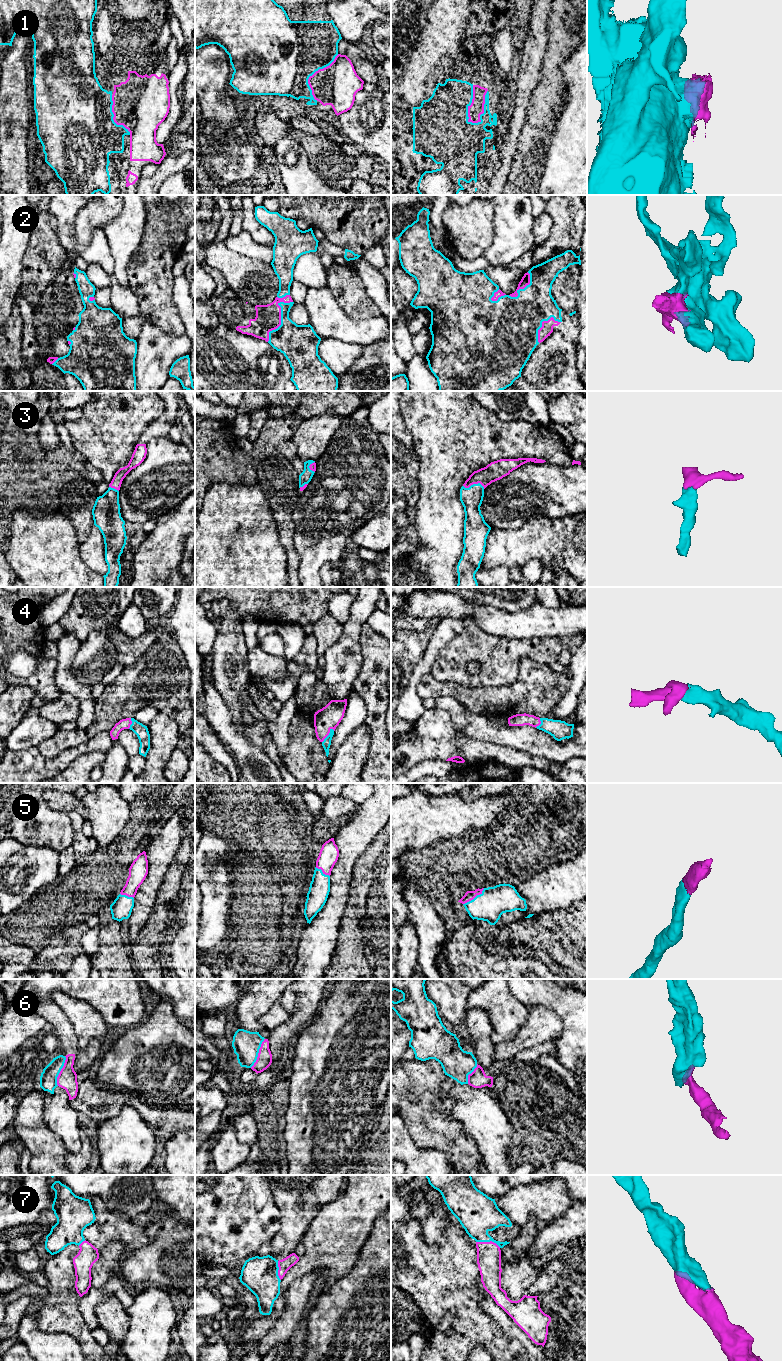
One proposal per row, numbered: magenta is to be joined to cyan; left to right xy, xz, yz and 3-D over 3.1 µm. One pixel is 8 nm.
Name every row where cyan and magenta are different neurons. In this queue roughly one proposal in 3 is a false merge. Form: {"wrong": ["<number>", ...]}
{"wrong": ["1", "6"]}

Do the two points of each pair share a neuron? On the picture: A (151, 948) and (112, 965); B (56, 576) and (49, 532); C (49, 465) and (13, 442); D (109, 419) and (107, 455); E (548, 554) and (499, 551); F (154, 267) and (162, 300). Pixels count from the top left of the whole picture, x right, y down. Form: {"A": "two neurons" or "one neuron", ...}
{"A": "two neurons", "B": "one neuron", "C": "one neuron", "D": "one neuron", "E": "one neuron", "F": "one neuron"}

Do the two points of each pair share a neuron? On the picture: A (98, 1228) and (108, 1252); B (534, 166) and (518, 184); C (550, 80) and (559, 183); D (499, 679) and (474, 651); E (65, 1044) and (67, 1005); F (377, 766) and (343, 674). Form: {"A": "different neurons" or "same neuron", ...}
{"A": "different neurons", "B": "different neurons", "C": "different neurons", "D": "same neuron", "E": "different neurons", "F": "different neurons"}

